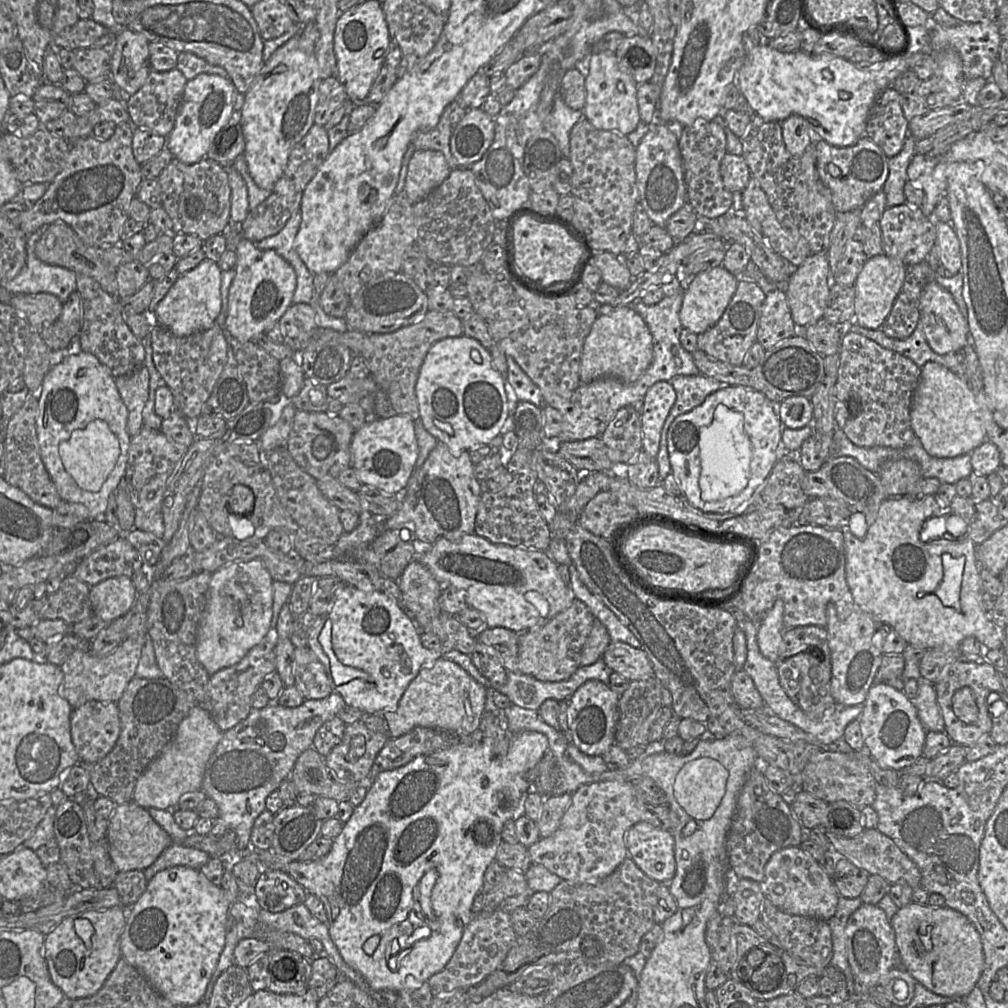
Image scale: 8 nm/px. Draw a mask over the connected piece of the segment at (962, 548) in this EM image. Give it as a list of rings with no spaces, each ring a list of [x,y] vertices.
[[[927,495],[923,498],[911,497],[896,497],[885,499],[878,510],[875,521],[867,527],[867,534],[864,538],[854,536],[848,525],[848,528],[841,528],[844,534],[844,543],[846,551],[846,580],[853,599],[858,606],[858,609],[867,613],[878,625],[888,625],[893,628],[896,633],[902,637],[909,645],[931,650],[942,646],[959,647],[959,645],[968,637],[974,637],[985,648],[985,650],[1002,649],[1001,632],[998,626],[992,621],[991,615],[983,609],[983,589],[981,583],[981,568],[977,560],[977,545],[967,537],[952,538],[951,536],[940,537],[928,542],[923,542],[920,539],[921,530],[925,522],[932,517],[943,517],[949,512],[949,508],[942,508],[934,496]]]

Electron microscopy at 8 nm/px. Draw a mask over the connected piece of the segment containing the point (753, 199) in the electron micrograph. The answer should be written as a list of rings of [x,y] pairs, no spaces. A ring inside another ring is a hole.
[[[753,176],[742,191],[742,215],[763,241],[798,267],[812,253],[805,238],[786,230],[778,221],[766,193]]]

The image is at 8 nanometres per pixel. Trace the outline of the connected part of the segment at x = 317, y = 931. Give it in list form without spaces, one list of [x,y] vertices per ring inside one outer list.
[[[304,903],[297,904],[279,913],[271,913],[261,909],[259,922],[282,932],[294,933],[305,940],[311,938],[320,940],[324,954],[336,966],[340,976],[351,980],[355,986],[362,989],[370,997],[380,1004],[384,1004],[384,993],[389,989],[373,989],[359,972],[343,960],[330,937],[328,925],[313,916]]]

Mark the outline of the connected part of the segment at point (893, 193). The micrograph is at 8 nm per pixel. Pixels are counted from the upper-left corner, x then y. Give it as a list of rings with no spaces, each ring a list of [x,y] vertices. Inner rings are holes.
[[[908,135],[902,150],[889,158],[889,175],[882,188],[886,195],[887,208],[906,203],[903,188],[908,181],[907,169],[912,157],[915,155],[917,139]]]

